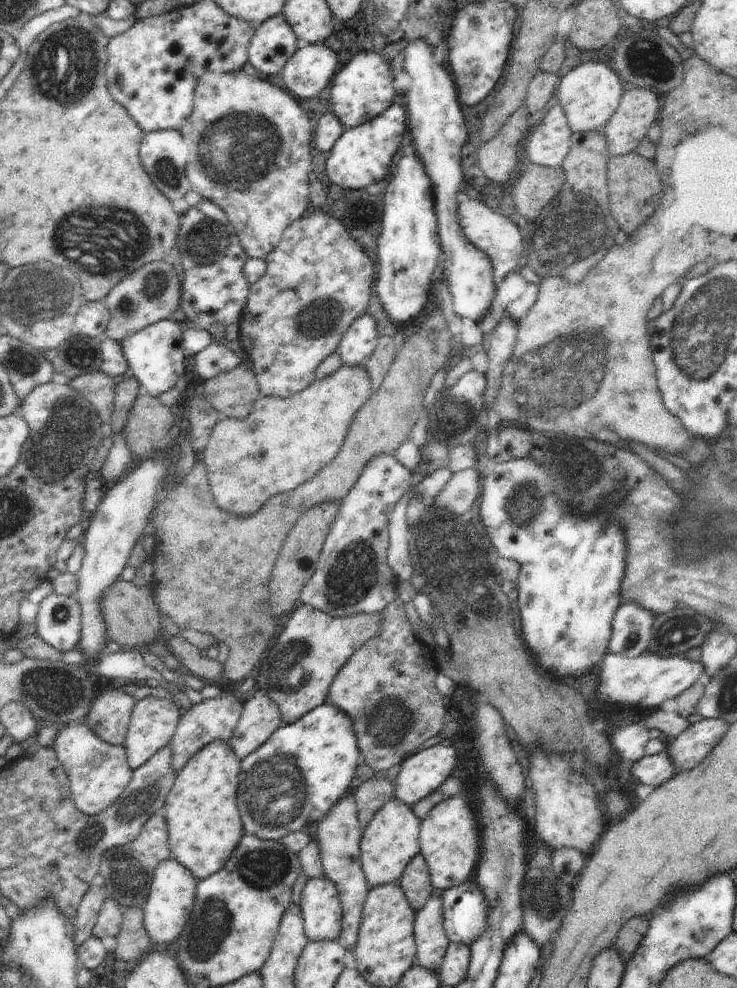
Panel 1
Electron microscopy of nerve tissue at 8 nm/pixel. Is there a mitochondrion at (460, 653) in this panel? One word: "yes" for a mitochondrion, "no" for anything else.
no

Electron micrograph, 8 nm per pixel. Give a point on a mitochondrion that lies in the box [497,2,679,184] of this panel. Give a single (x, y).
(650, 62)

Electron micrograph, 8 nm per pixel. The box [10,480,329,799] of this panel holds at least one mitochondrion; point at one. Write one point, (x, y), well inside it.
(53, 692)

